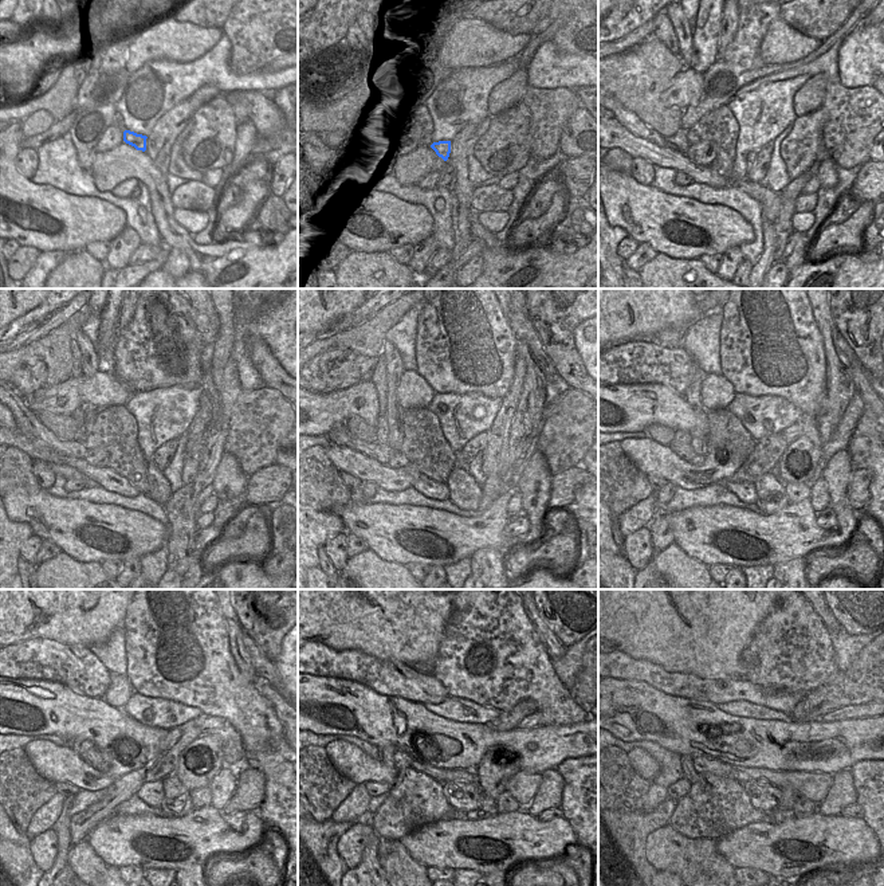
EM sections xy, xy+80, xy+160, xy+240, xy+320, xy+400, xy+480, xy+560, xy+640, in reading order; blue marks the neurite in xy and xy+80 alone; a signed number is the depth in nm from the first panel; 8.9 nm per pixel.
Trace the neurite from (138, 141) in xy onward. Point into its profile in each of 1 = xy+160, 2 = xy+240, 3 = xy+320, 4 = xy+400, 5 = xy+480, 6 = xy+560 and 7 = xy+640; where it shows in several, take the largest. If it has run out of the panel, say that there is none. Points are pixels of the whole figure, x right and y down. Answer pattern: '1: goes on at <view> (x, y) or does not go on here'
1: goes on at xy+160 (750, 159)
2: goes on at xy+240 (160, 490)
3: goes on at xy+320 (464, 493)
4: goes on at xy+400 (770, 491)
5: goes on at xy+480 (176, 803)
6: goes on at xy+560 (487, 807)
7: goes on at xy+640 (780, 816)

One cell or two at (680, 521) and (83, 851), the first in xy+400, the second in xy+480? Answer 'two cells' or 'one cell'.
two cells

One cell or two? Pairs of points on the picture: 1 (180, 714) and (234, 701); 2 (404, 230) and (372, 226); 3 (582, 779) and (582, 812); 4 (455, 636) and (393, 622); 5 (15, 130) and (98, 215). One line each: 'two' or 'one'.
1: two
2: one
3: one
4: two
5: one

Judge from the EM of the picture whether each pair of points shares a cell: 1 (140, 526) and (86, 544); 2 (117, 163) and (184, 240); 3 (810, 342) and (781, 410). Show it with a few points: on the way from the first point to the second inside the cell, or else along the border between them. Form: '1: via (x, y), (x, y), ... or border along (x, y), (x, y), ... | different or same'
1: via (126, 533), (120, 533), (112, 541), (99, 543) | same
2: via (141, 171), (154, 184), (165, 220) | same
3: border along (754, 395), (782, 396), (802, 411) | different

